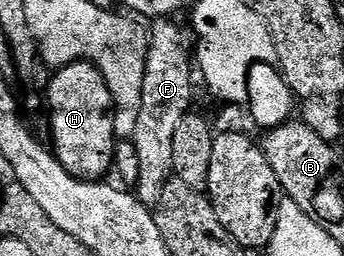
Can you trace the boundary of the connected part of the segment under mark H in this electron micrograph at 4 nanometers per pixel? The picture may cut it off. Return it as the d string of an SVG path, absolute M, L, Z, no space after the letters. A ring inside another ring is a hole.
M73 61L71 65L61 66L58 73L50 81L46 89L46 97L50 100L50 133L54 136L52 152L66 170L81 181L98 181L106 172L110 173L114 164L114 114L116 106L112 91L108 91L108 83L104 83L104 75L95 67L93 61Z

